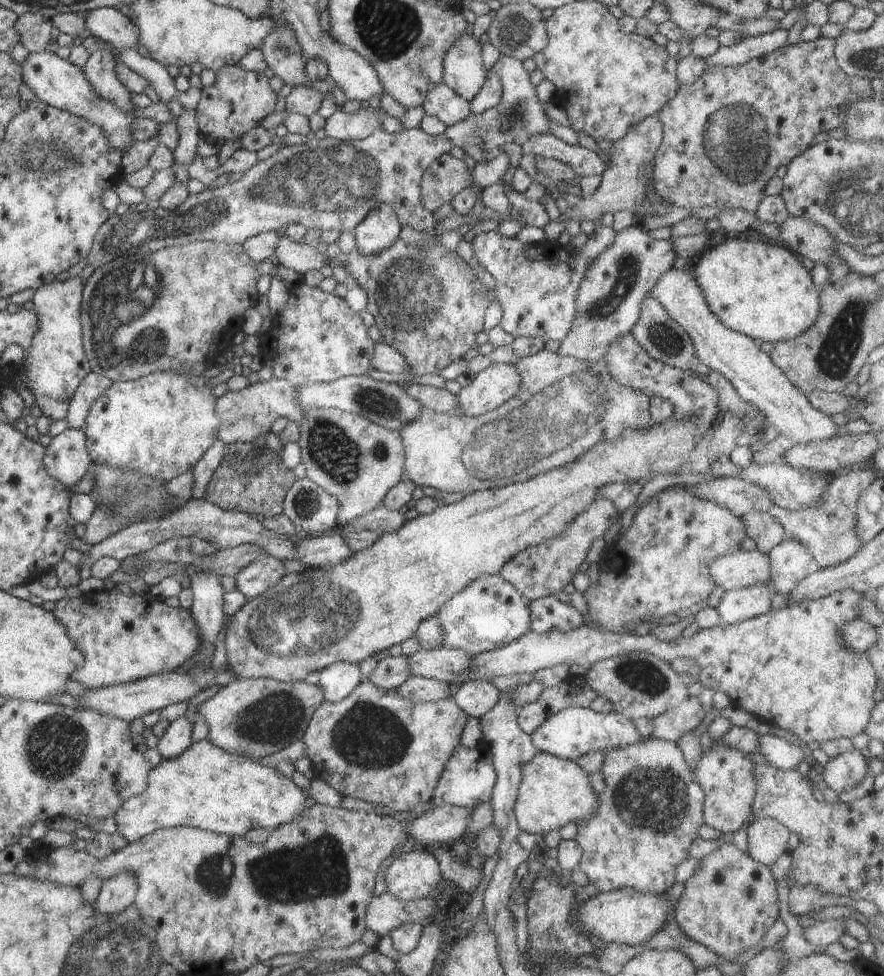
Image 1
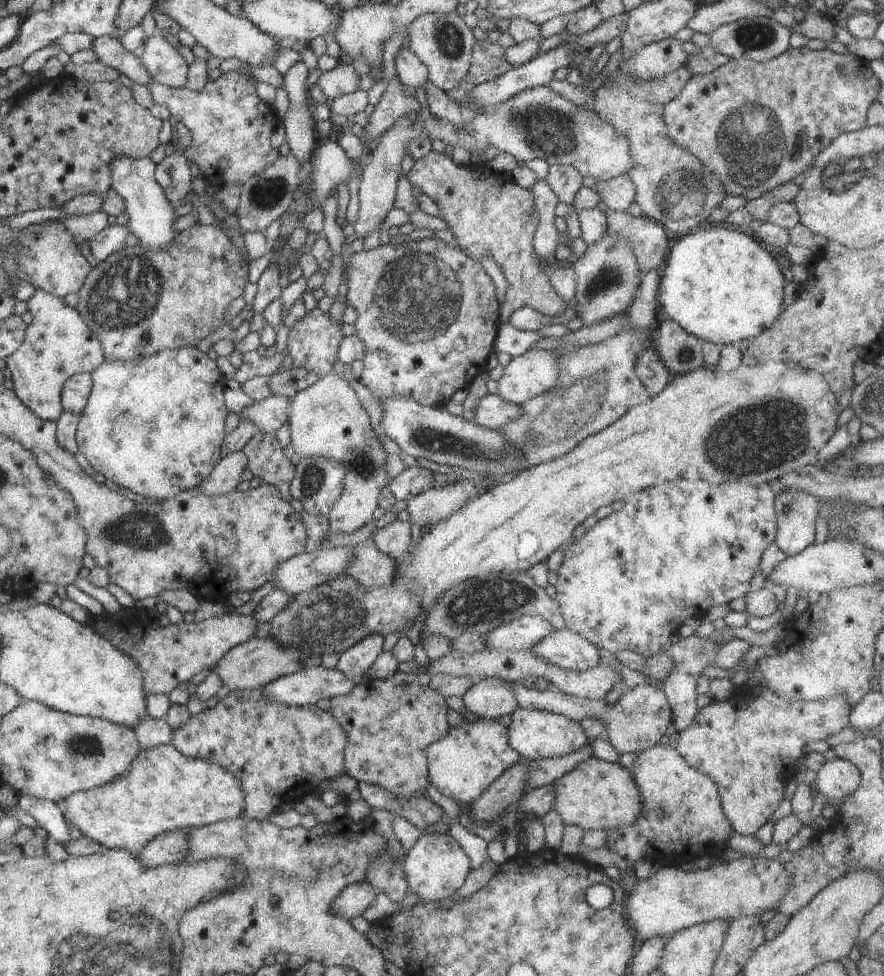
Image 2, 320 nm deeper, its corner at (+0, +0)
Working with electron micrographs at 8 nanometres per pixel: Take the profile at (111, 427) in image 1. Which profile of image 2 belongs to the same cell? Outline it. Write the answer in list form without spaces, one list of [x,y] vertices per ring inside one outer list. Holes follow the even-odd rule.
[[[197,347],[164,350],[150,358],[140,359],[133,364],[108,362],[90,372],[92,376],[92,390],[88,398],[87,406],[82,414],[79,415],[79,424],[76,432],[76,443],[79,452],[84,454],[89,464],[94,470],[102,474],[106,480],[140,494],[144,498],[155,498],[156,500],[169,500],[175,498],[180,492],[200,487],[200,484],[214,471],[216,464],[221,460],[221,447],[224,438],[227,436],[225,430],[225,420],[228,415],[224,393],[227,388],[227,379],[218,369],[216,362],[210,360],[206,353],[202,353]]]

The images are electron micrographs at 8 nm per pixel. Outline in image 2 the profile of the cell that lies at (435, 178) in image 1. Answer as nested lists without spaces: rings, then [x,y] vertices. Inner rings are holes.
[[[431,151],[424,158],[415,161],[414,167],[408,172],[408,181],[421,188],[421,192],[436,203],[440,209],[441,219],[448,224],[449,231],[458,241],[458,248],[464,254],[476,261],[482,256],[488,256],[500,266],[500,270],[508,282],[506,298],[500,307],[501,324],[509,322],[514,310],[518,310],[522,306],[534,308],[545,316],[558,316],[566,310],[566,302],[562,302],[558,298],[558,294],[554,292],[554,288],[550,288],[548,277],[543,272],[545,263],[539,259],[533,250],[533,235],[536,233],[538,224],[540,224],[540,216],[536,211],[531,190],[517,185],[510,173],[498,174],[486,164],[470,163],[458,166],[458,164],[454,164],[452,158],[436,151]]]

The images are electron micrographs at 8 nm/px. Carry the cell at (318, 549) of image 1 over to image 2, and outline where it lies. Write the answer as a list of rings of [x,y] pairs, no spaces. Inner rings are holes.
[[[370,542],[354,546],[349,552],[352,552],[352,562],[347,575],[363,588],[382,588],[394,580],[396,561],[379,552]]]

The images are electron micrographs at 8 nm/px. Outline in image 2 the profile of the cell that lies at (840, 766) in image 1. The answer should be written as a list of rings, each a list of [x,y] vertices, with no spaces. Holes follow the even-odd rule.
[[[835,759],[827,762],[816,773],[813,784],[816,793],[823,794],[827,800],[848,798],[860,786],[860,772],[852,762]]]

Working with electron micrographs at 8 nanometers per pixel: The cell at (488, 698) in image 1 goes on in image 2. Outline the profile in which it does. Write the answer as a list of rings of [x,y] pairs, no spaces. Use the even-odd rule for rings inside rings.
[[[498,678],[474,680],[470,690],[462,696],[468,711],[488,719],[512,715],[517,708],[516,698],[506,681]]]

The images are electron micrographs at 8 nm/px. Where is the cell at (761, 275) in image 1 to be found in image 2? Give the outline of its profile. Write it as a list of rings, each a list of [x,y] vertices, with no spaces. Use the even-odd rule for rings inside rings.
[[[724,224],[705,225],[694,232],[681,237],[676,237],[671,243],[670,254],[666,261],[666,268],[662,270],[662,277],[660,278],[660,292],[658,292],[658,303],[662,310],[666,312],[668,319],[676,322],[682,330],[687,334],[701,339],[703,342],[707,341],[716,344],[722,348],[726,345],[740,344],[743,340],[753,340],[758,338],[764,330],[768,330],[770,326],[774,326],[774,322],[778,322],[780,314],[785,309],[784,307],[784,287],[787,283],[782,275],[778,263],[768,252],[766,252],[763,244],[756,239],[752,231],[739,228],[731,228]]]

